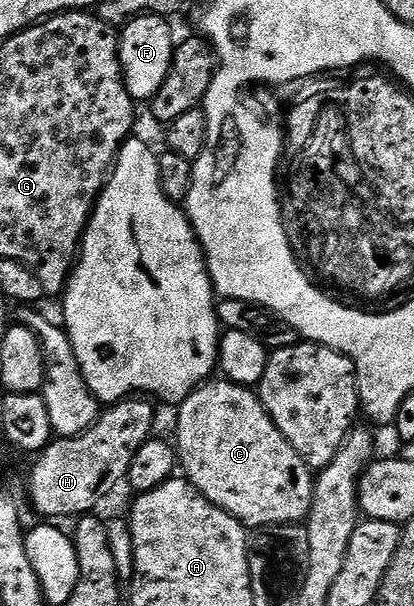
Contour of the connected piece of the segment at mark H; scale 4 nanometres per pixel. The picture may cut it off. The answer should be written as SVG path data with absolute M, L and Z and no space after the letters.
M127 398L111 404L99 415L96 423L78 436L51 439L42 449L34 469L30 472L30 500L34 508L42 516L74 516L81 518L93 513L94 508L114 487L125 481L128 470L132 466L132 458L136 458L136 450L151 439L154 428L154 408L146 398Z

